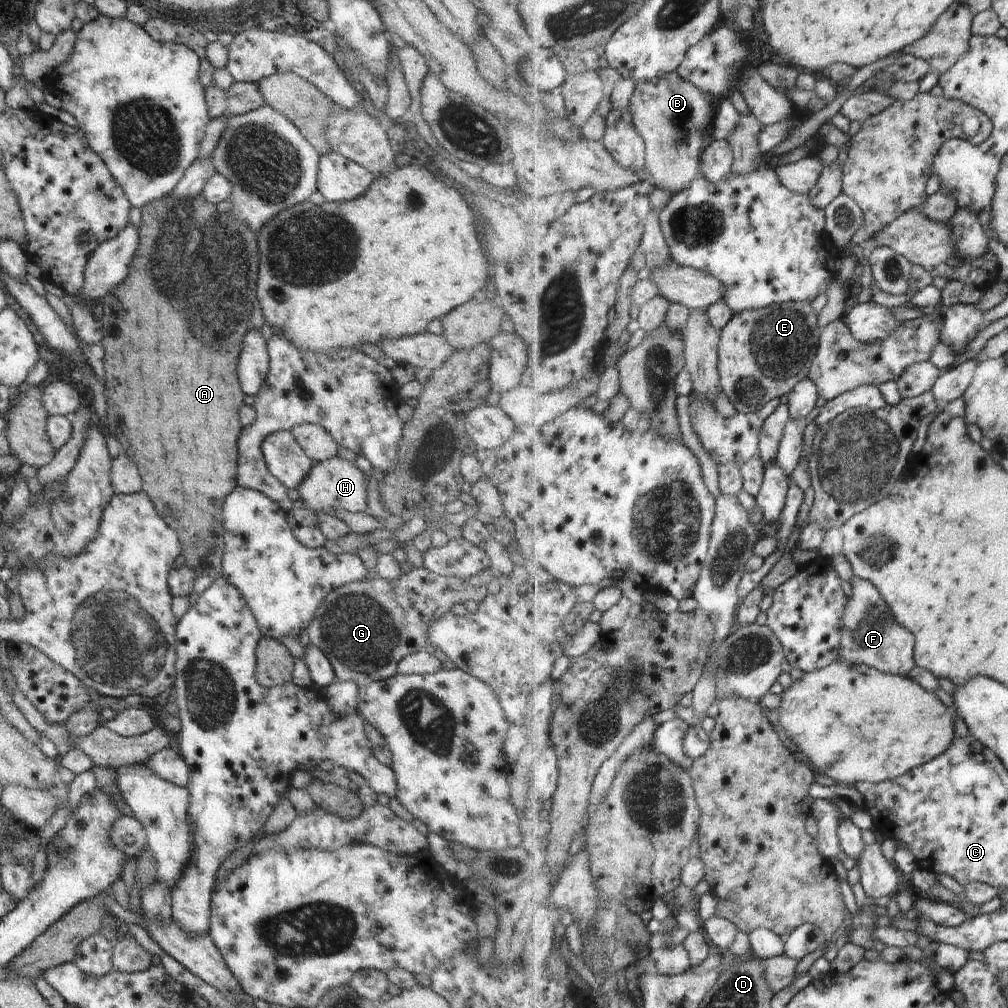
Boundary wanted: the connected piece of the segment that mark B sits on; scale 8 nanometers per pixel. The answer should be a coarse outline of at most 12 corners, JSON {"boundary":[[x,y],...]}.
{"boundary":[[679,71],[638,80],[630,118],[662,190],[701,172],[716,97]]}

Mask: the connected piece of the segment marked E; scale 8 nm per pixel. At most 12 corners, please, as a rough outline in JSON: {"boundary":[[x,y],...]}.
{"boundary":[[812,302],[734,315],[719,367],[738,411],[810,377],[823,330]]}

